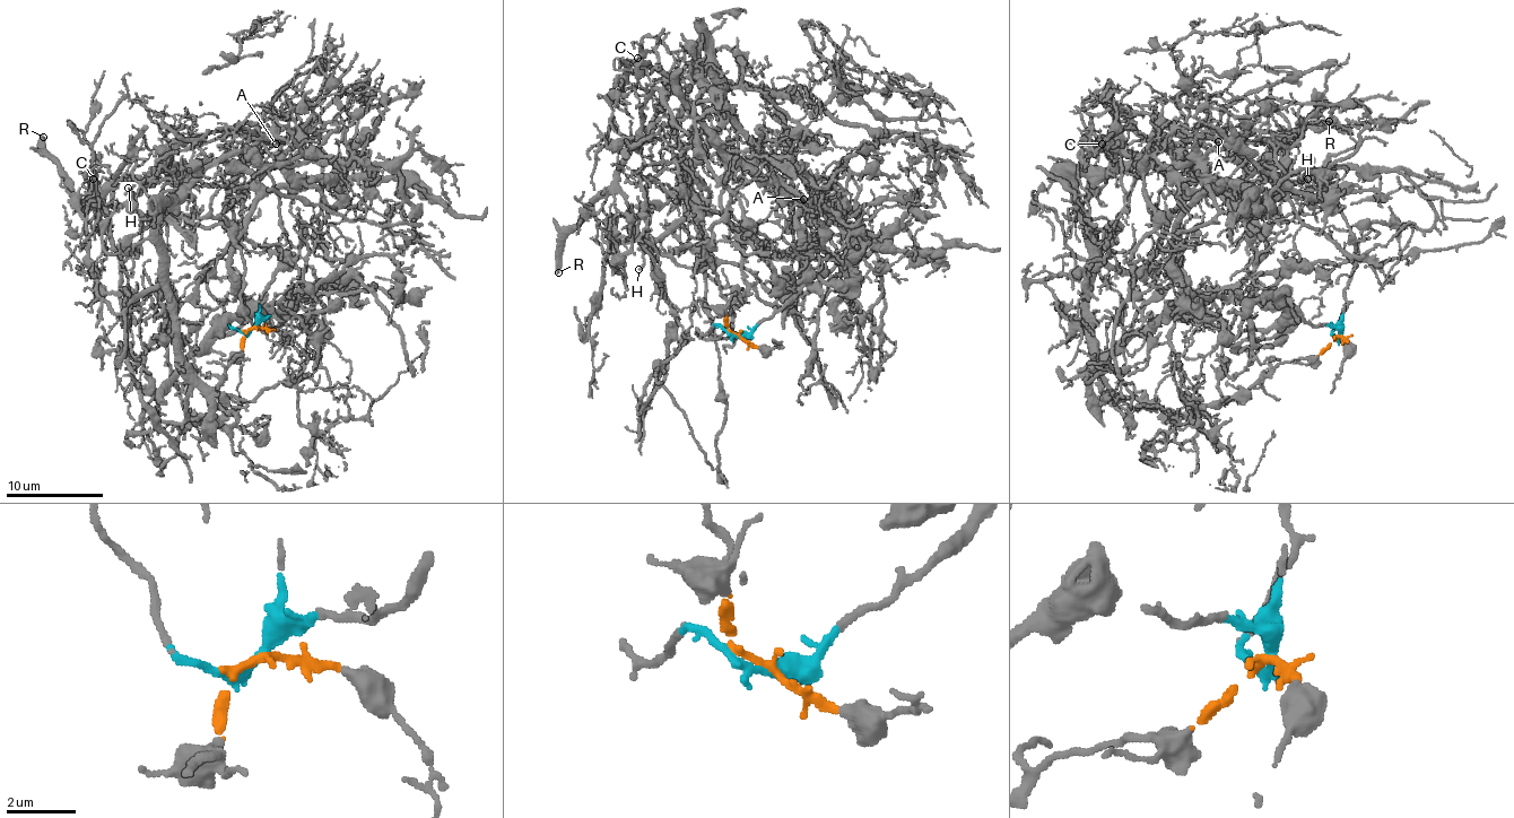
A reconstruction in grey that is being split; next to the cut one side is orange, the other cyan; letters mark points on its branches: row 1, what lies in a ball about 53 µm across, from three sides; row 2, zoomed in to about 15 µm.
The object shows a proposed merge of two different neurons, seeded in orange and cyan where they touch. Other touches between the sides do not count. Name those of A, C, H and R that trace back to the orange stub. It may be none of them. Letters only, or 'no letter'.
A, C, H

